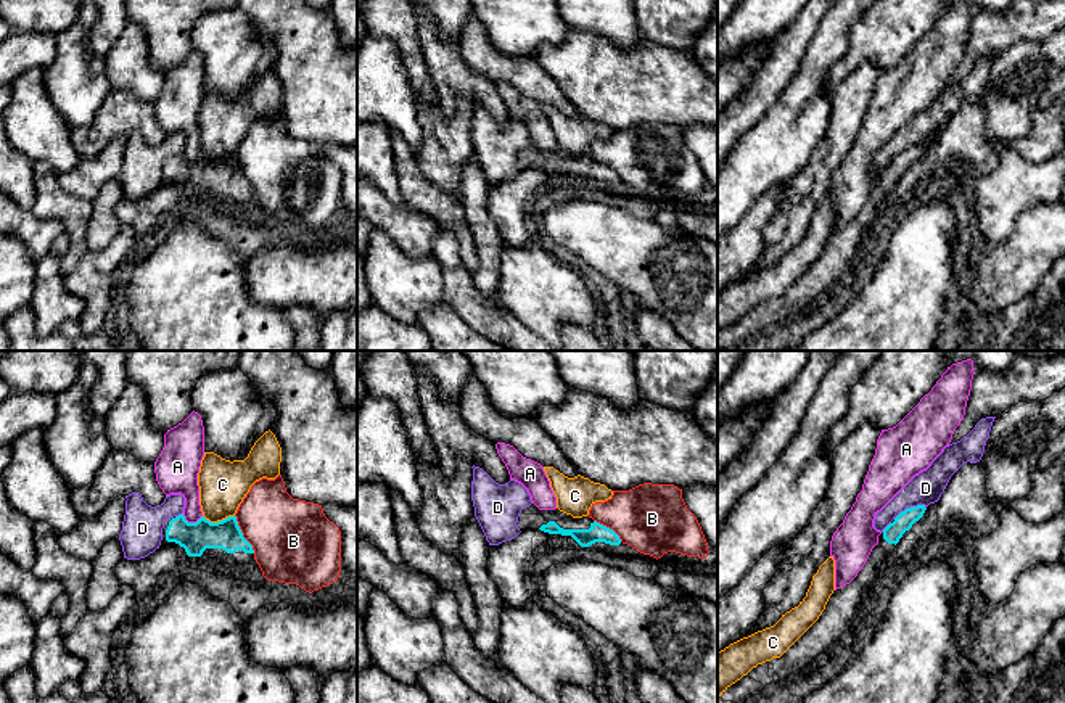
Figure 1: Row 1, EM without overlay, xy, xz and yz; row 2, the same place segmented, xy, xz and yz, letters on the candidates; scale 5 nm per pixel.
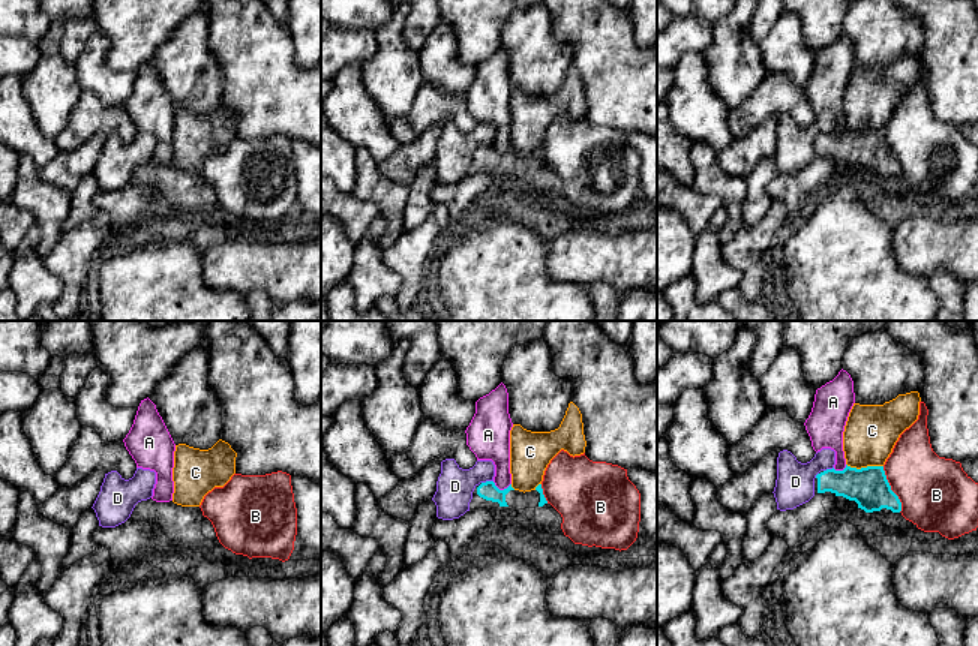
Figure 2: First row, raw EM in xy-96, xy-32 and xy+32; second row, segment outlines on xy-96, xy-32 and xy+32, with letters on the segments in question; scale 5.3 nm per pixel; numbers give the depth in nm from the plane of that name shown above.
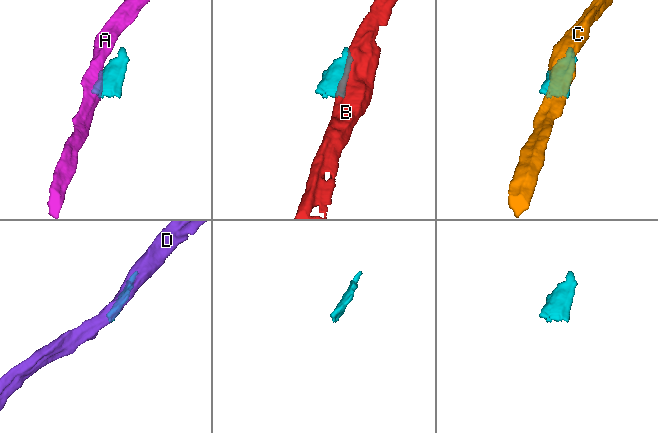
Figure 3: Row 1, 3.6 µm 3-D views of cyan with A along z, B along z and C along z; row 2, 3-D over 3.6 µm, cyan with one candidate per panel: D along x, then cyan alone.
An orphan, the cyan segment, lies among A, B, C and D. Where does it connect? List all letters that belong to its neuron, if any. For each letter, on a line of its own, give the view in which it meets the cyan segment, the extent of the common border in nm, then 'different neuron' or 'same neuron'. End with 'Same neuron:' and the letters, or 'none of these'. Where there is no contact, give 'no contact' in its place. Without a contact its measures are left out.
A: xy | 110 nm | different neuron
B: xy | 220 nm | different neuron
C: xy | 160 nm | different neuron
D: yz | 180 nm | different neuron
Same neuron: none of these

